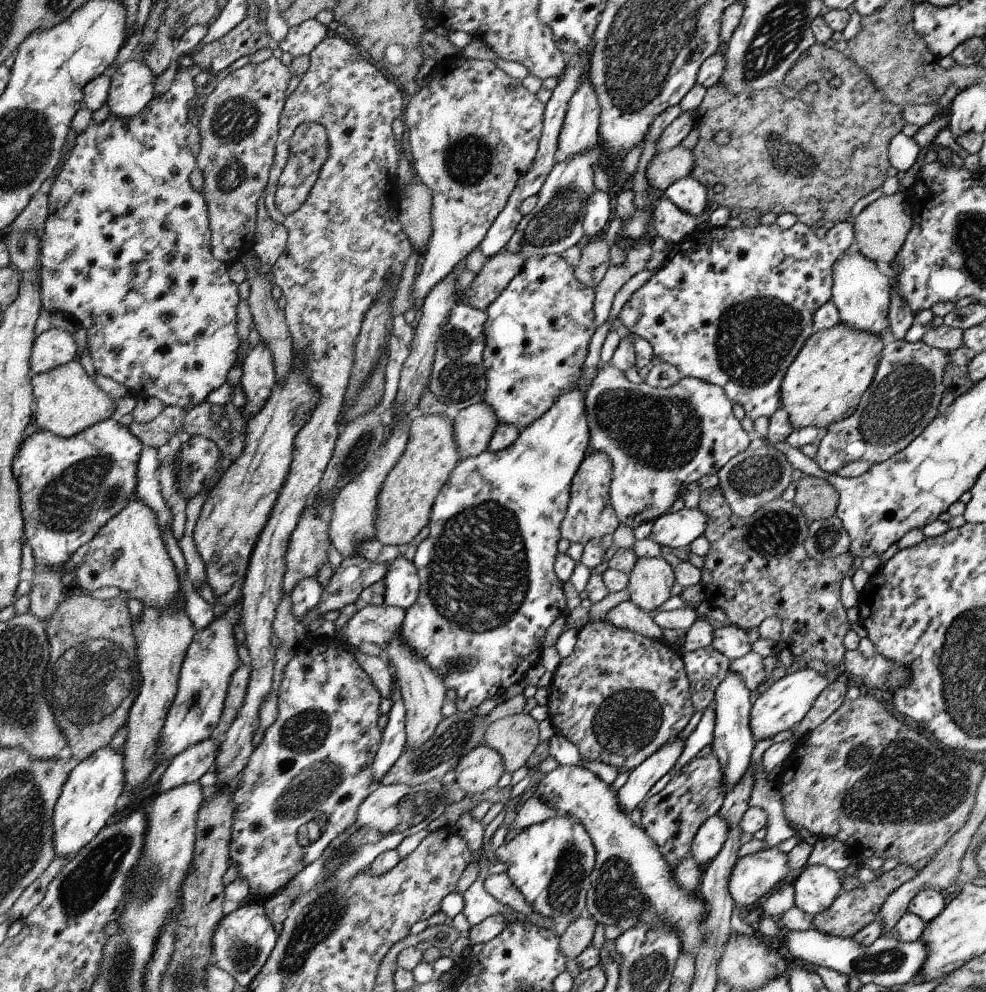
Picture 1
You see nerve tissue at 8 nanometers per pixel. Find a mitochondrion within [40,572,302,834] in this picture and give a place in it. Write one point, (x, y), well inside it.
(94, 675)

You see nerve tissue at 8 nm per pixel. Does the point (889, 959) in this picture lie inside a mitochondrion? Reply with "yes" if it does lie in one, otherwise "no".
yes

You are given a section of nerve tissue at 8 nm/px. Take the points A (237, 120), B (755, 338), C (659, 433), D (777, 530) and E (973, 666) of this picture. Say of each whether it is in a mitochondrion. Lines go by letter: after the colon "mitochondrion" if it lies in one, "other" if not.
A: mitochondrion
B: mitochondrion
C: mitochondrion
D: mitochondrion
E: mitochondrion

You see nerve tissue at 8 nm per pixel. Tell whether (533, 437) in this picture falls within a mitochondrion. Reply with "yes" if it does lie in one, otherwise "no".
no

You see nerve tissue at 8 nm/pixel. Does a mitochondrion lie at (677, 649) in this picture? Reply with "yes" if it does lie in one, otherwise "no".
no

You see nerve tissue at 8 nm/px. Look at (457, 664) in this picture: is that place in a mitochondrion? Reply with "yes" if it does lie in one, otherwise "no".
yes

